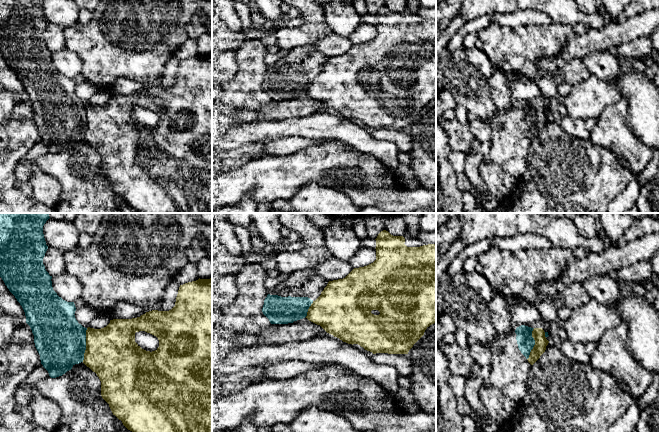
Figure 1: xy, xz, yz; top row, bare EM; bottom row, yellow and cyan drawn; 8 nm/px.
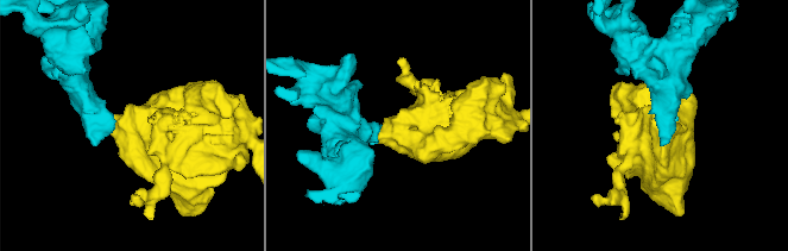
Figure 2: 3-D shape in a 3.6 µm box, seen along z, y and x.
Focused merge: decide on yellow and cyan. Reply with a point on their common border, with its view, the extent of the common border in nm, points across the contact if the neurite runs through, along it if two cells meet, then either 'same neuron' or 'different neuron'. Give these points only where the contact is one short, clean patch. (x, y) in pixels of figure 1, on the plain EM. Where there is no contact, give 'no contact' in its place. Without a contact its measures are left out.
contact xy (86, 121); length 280 nm; border xy (87, 104), (86, 125), (82, 137); different neuron

